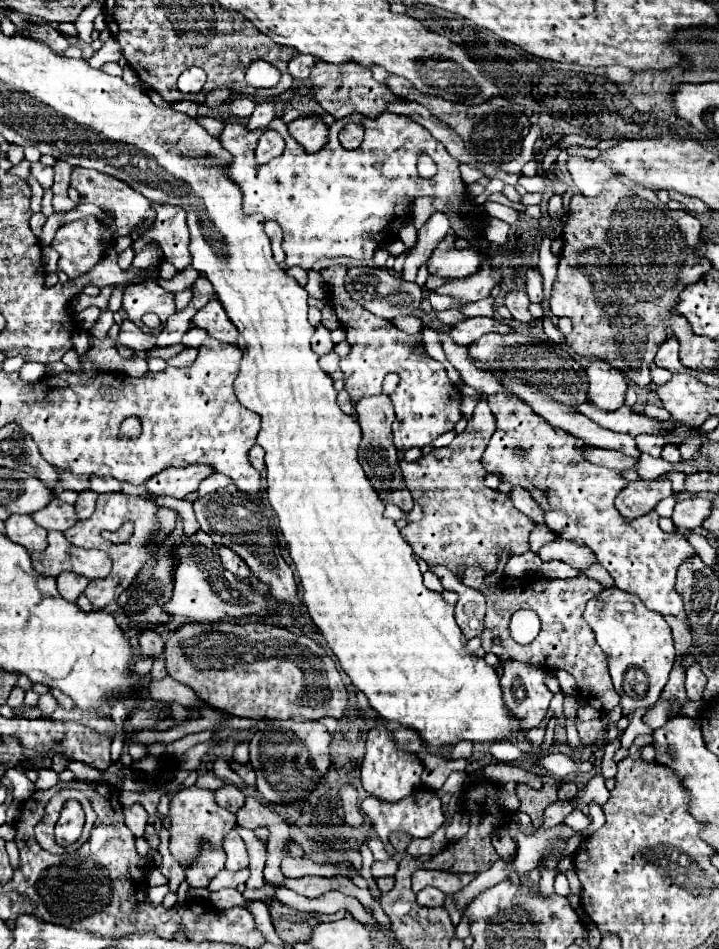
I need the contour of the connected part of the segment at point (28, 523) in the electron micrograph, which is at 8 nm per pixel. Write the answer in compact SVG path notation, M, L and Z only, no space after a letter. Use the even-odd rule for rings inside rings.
M14 515L6 521L6 537L28 551L46 549L46 529L40 529L30 515Z

